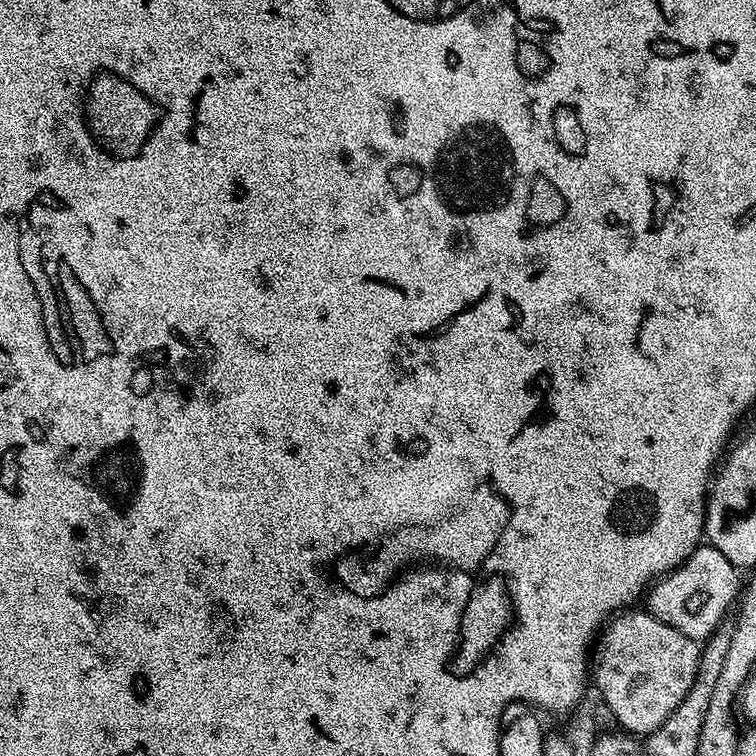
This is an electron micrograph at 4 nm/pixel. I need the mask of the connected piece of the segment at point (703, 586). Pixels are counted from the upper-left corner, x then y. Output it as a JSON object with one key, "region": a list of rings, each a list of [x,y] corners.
{"region":[[[708,542],[701,543],[683,564],[678,564],[668,575],[659,577],[647,589],[646,611],[658,622],[674,626],[679,632],[686,634],[686,638],[707,642],[717,628],[725,623],[724,615],[727,614],[728,607],[737,603],[742,592],[740,576],[741,573],[722,551],[713,548]]]}

